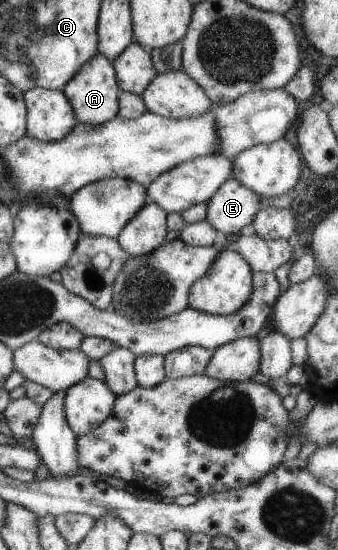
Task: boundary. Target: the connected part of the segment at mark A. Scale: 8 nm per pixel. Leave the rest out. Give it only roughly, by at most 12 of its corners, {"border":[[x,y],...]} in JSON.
{"border":[[96,52],[61,90],[76,123],[118,114],[113,63]]}

